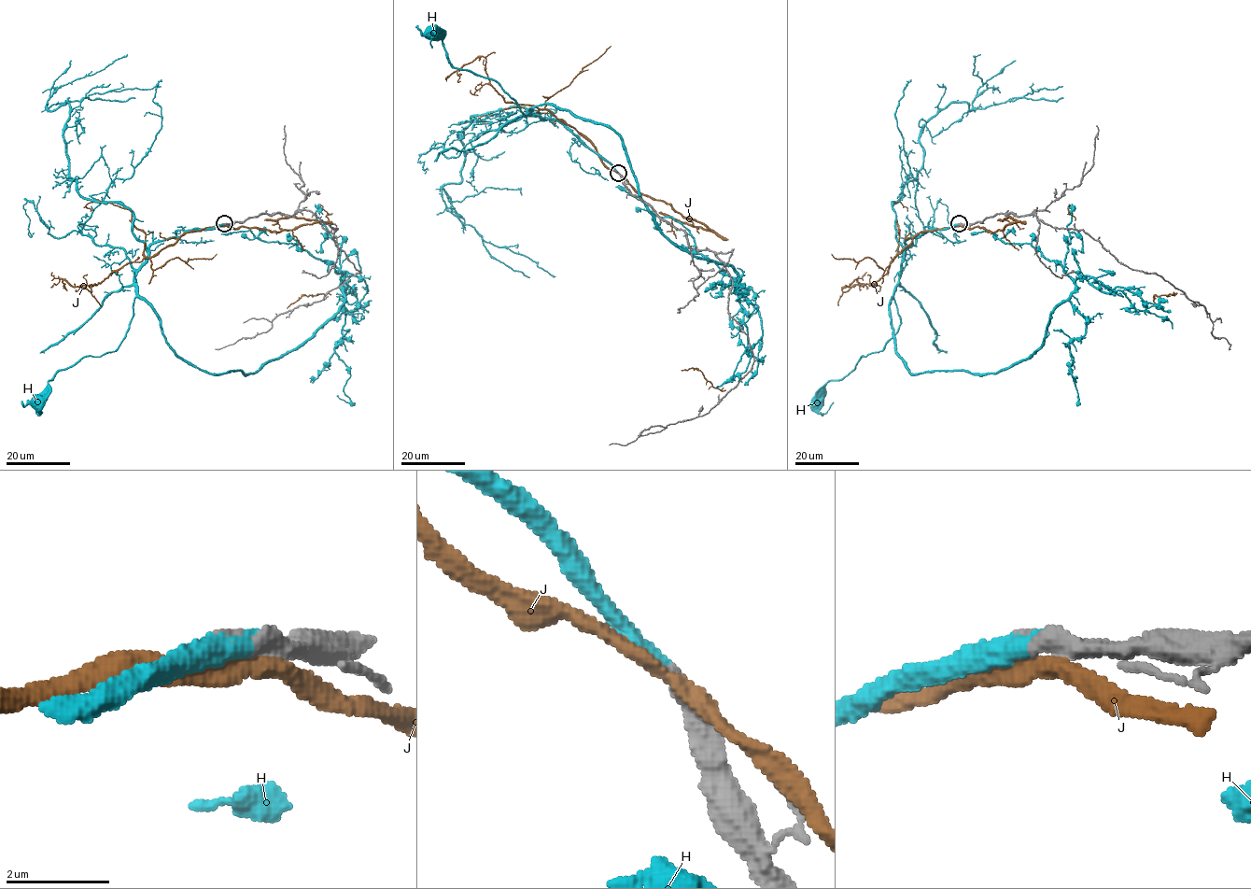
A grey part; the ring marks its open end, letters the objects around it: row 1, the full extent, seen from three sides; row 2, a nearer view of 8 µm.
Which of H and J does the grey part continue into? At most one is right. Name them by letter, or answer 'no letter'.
H

